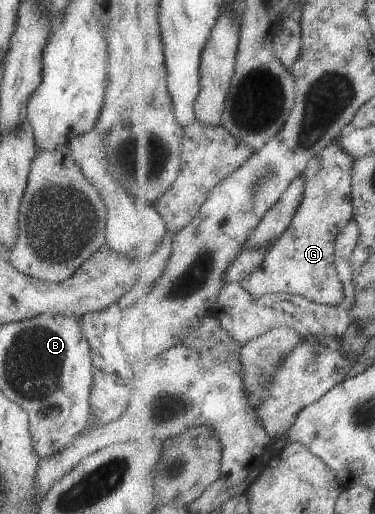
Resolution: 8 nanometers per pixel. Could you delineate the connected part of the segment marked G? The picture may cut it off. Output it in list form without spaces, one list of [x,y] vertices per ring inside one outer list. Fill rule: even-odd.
[[[338,140],[314,157],[306,172],[303,204],[300,205],[287,232],[272,246],[264,263],[242,281],[254,297],[278,293],[300,295],[318,304],[340,305],[344,300],[342,281],[334,265],[334,245],[344,227],[353,221],[352,177],[355,161]]]

